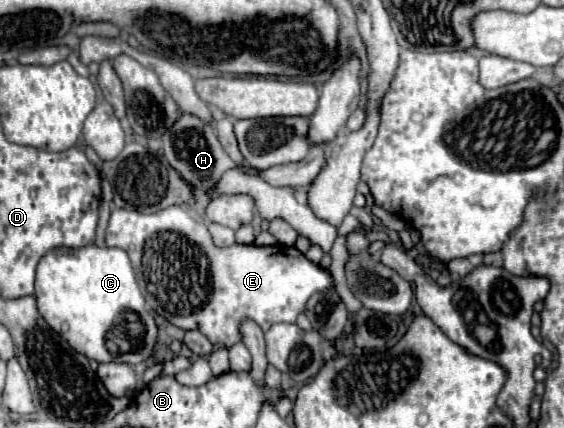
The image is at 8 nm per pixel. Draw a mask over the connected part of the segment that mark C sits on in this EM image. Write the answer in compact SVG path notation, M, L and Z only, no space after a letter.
M54 248L36 268L36 304L40 316L76 352L98 362L140 364L152 356L158 328L146 310L130 258L120 248Z

